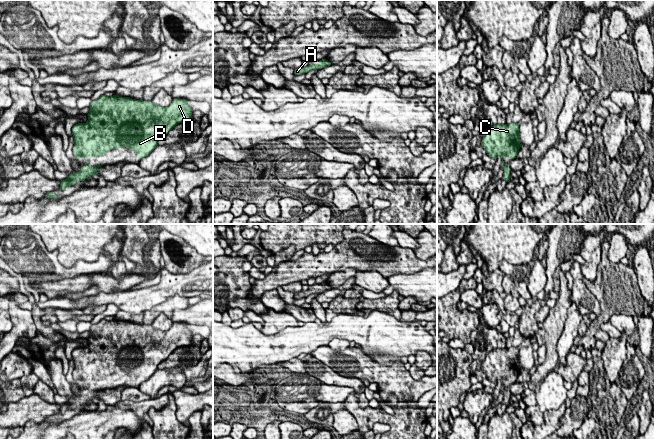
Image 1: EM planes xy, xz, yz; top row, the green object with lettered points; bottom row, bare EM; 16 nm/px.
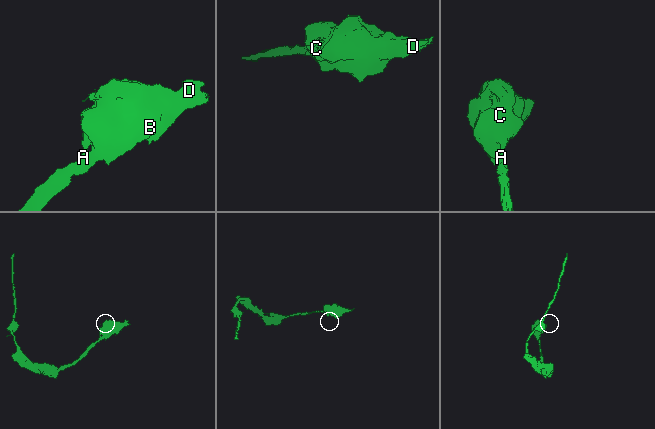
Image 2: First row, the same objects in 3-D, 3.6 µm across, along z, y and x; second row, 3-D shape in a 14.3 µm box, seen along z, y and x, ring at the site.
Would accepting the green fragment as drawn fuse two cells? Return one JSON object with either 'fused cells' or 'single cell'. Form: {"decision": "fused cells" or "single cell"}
{"decision": "single cell"}

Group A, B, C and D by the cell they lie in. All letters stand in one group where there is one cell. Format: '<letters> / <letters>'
A B C D

